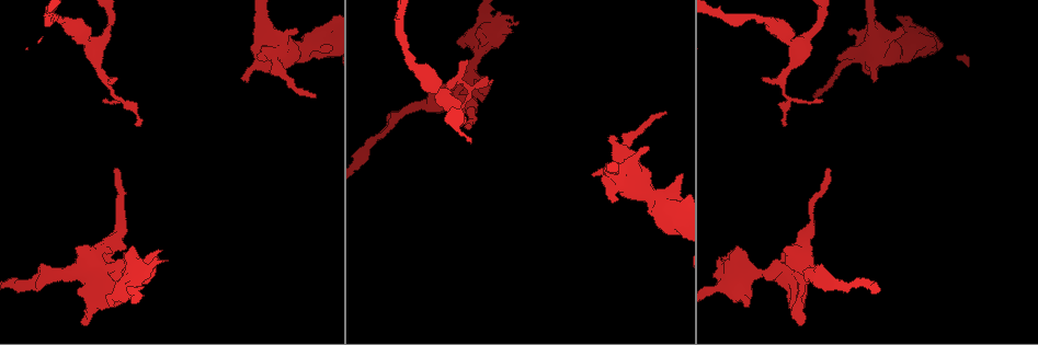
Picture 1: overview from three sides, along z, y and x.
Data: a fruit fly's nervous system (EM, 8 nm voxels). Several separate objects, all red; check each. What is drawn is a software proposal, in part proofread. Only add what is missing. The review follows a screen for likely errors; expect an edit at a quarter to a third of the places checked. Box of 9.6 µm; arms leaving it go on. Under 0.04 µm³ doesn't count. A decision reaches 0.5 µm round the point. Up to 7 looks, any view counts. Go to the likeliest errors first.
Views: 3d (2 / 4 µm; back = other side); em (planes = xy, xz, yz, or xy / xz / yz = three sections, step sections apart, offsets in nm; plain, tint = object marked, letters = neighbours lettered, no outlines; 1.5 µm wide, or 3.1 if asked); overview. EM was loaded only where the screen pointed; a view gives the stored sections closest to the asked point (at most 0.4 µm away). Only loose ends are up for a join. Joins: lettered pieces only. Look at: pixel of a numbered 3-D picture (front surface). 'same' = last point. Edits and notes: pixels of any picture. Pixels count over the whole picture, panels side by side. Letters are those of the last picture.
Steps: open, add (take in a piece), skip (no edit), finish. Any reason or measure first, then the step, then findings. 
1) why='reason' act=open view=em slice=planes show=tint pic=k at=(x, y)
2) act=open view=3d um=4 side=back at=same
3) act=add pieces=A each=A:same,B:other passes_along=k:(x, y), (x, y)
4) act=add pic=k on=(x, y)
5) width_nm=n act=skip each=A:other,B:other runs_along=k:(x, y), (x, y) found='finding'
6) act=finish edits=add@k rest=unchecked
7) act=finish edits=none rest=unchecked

why='free end' act=open view=3d um=2 pic=1 at=(801, 324)

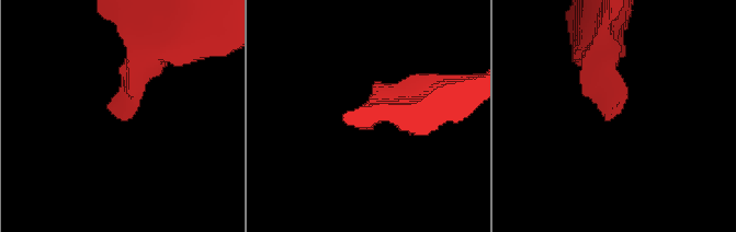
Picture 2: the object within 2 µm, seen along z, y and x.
act=open view=em slice=planes show=plain pic=2 at=(110, 111)

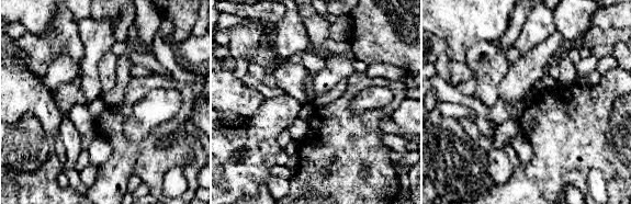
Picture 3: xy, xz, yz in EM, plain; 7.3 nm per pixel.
why='what lies round it' act=open view=em slice=planes show=letters at=same

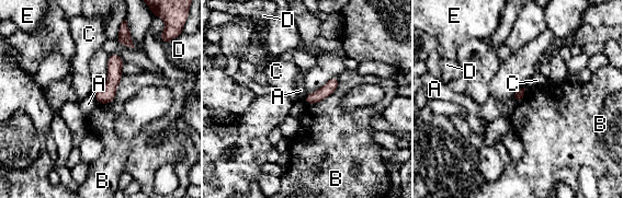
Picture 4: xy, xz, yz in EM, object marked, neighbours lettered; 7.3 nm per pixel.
act=skip each=A:other,B:other,C:other,D:other,E:other border=4:(92, 94), (99, 103) found='none of them fits'

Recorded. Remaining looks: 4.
act=open view=em slice=planes show=letters pic=1 at=(720, 261)

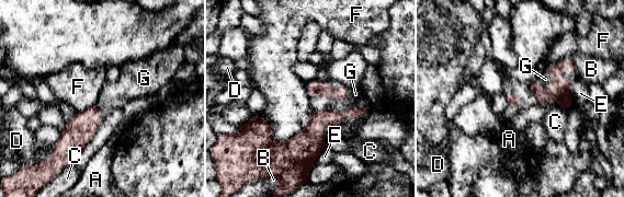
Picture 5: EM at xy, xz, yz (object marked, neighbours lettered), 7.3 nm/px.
act=add pieces=G each=A:other,B:other,C:other,D:other,E:other,F:other,G:same passes_along=5:(315, 89), (322, 96), (355, 94) found='the neuron continues'

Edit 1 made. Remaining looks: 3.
why='redraw' act=open view=overview

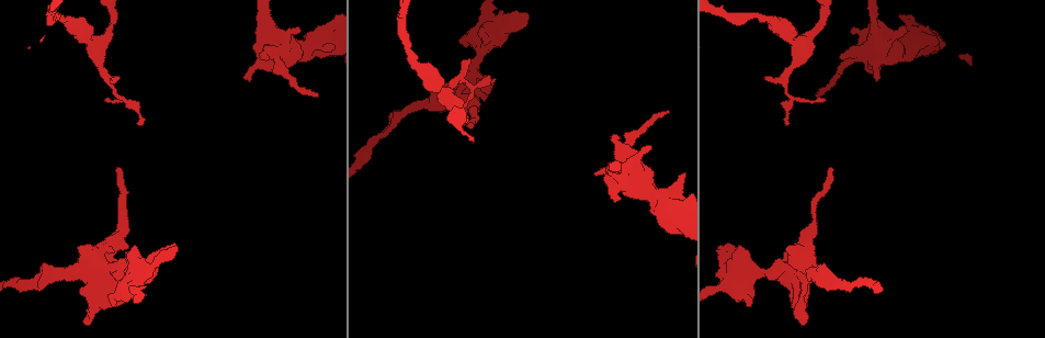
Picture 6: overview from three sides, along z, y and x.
why='thin end' act=open view=em slice=planes show=letters pic=6 at=(600, 172)

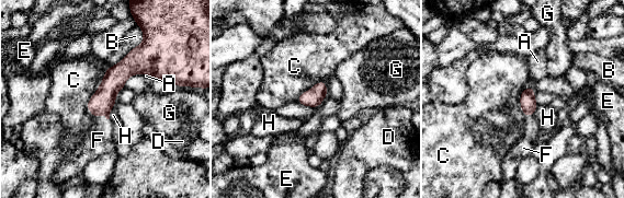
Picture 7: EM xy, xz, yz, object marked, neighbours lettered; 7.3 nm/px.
width_nm=120 act=add pieces=F each=A:other,B:other,C:other,D:other,E:other,F:same,G:other,H:other passes_along=7:(101, 103), (102, 114), (98, 140) found='it goes on there'

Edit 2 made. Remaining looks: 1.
act=finish edits=add@5,add@7 rest=unchecked

